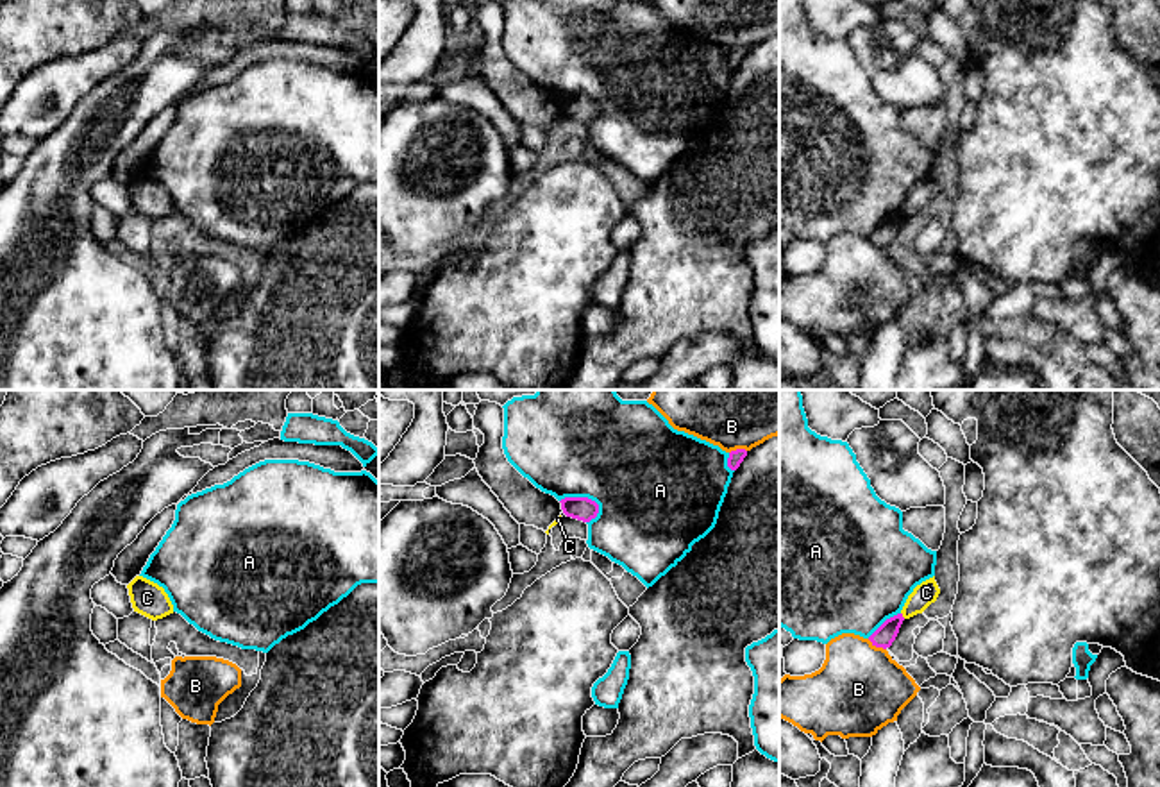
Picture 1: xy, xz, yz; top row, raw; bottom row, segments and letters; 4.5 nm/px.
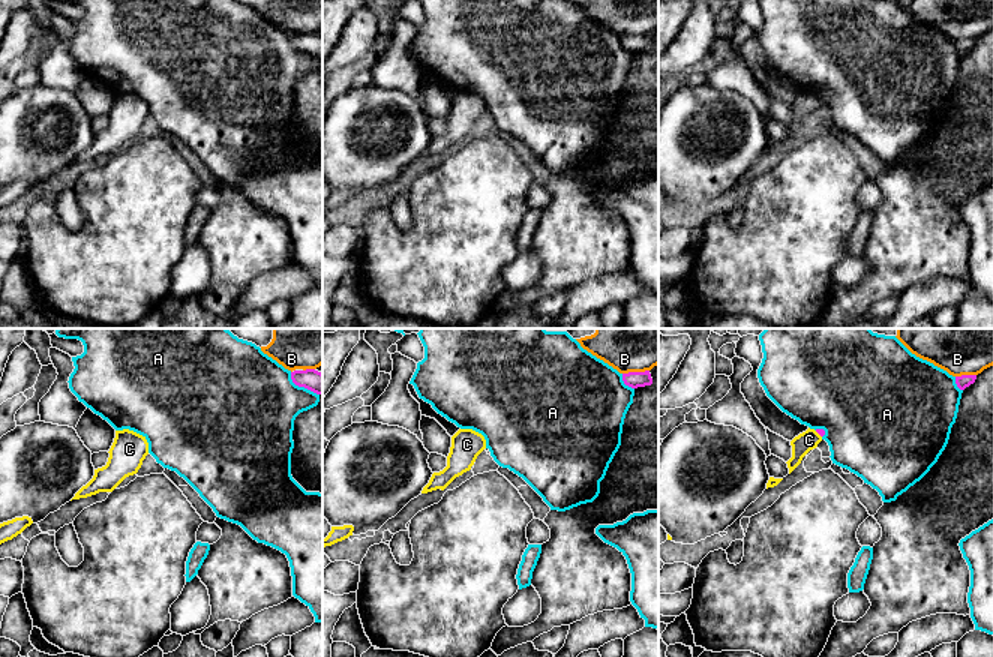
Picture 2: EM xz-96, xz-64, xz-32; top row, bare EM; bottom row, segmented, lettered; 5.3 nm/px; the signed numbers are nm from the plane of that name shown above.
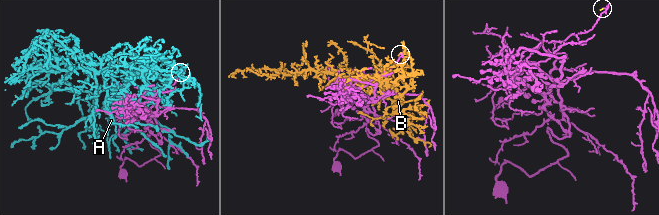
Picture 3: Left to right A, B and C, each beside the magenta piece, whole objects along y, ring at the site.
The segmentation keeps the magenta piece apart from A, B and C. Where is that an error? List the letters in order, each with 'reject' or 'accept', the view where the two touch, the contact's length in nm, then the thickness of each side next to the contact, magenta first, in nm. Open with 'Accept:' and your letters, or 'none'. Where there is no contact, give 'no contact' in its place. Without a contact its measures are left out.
Accept: none
A: reject; meets magenta in xz; contact 190 nm long; 110 nm thick on the magenta side, 500 nm on the other
B: reject; meets magenta in yz; contact 100 nm long; 90 nm thick on the magenta side, 400 nm on the other
C: reject; meets magenta in yz; contact 40 nm long; 90 nm thick on the magenta side, 100 nm on the other

